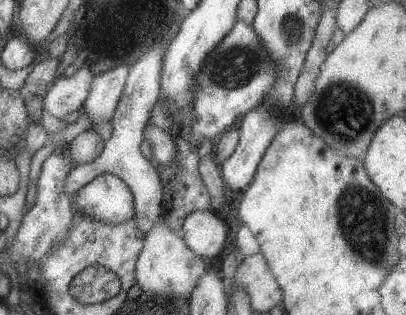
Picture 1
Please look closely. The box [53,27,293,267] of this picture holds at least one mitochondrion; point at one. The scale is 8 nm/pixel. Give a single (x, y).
(232, 69)

